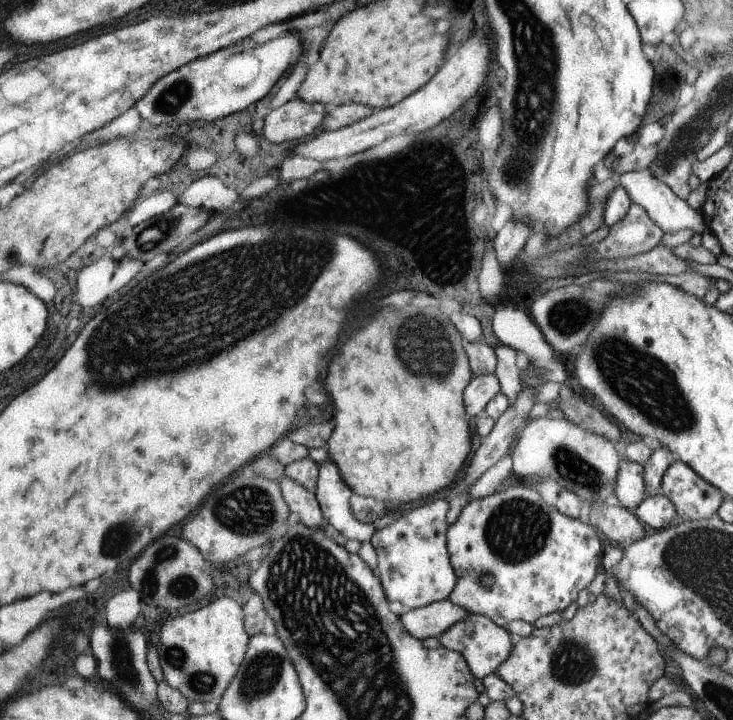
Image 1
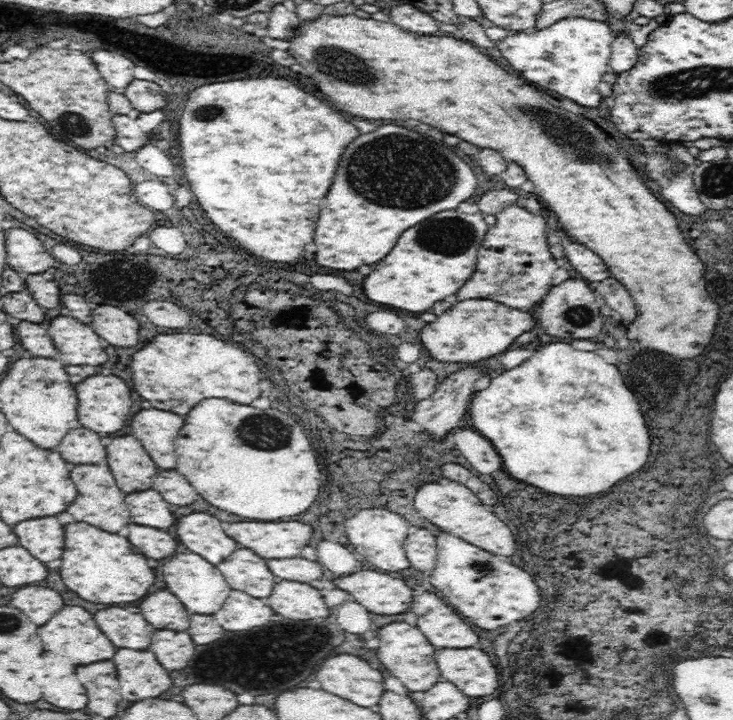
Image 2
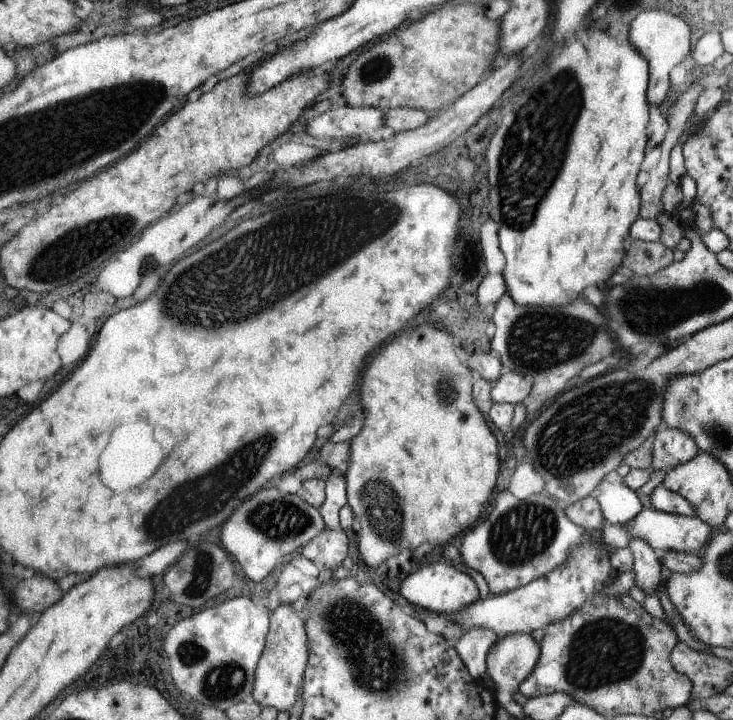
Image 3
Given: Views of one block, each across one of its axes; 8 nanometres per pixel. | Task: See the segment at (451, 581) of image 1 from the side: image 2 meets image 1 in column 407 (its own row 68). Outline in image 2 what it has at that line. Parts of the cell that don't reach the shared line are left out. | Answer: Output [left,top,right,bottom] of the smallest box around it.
[494,18,614,108]

